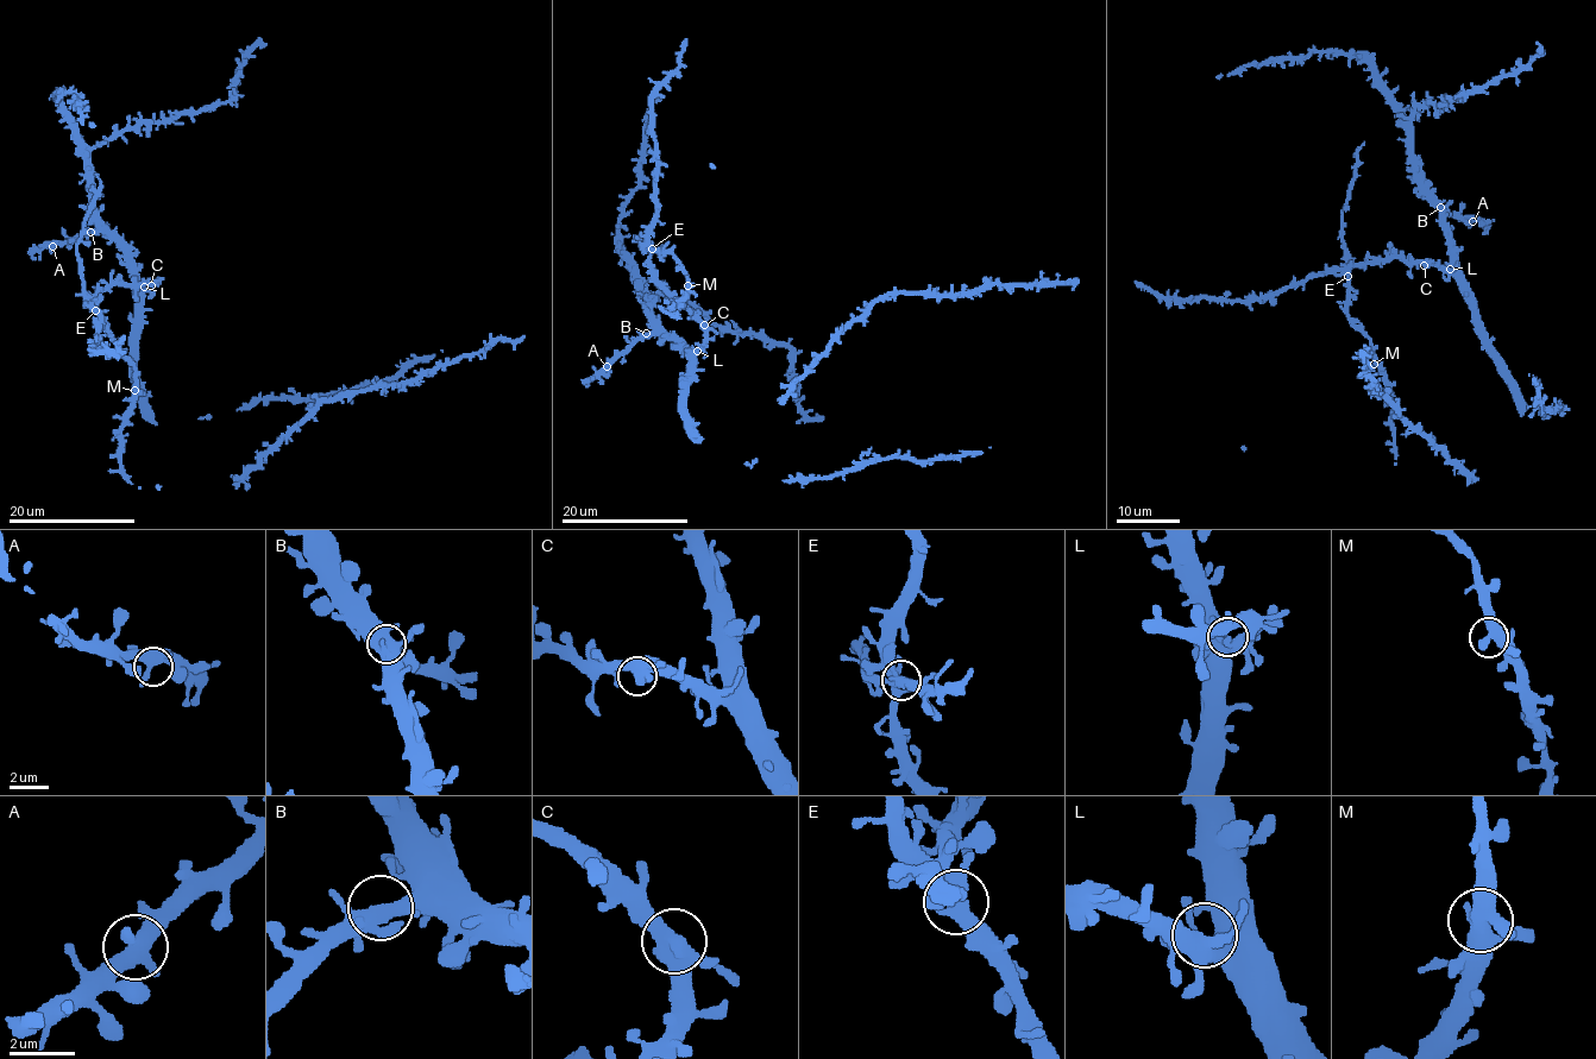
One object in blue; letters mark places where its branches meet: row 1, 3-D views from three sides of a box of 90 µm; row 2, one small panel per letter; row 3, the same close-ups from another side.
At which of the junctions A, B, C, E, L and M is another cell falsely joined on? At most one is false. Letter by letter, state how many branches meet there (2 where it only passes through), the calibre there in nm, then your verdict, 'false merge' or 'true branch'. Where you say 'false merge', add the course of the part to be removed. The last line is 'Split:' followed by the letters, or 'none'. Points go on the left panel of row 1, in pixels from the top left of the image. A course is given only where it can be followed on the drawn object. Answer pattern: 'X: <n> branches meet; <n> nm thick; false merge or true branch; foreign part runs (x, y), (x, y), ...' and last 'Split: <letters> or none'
A: 4 branches meet; 440 nm thick; true branch
B: 4 branches meet; 400 nm thick; true branch
C: 4 branches meet; 460 nm thick; true branch
E: 4 branches meet; 400 nm thick; true branch
L: 4 branches meet; 440 nm thick; true branch
M: 4 branches meet; 440 nm thick; true branch
Split: none

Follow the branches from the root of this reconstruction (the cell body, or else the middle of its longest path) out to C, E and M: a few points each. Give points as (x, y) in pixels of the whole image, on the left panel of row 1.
C: (142, 386), (137, 377), (136, 301), (151, 285)
E: (142, 386), (137, 377), (136, 301), (151, 283), (104, 288), (93, 300), (96, 310)
M: (142, 386), (137, 377), (136, 301), (151, 283), (108, 285), (93, 301), (107, 334), (134, 367), (134, 390)

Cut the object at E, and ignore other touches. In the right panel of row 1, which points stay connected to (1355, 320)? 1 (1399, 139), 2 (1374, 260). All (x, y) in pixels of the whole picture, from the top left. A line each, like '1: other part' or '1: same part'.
1: same part
2: same part

